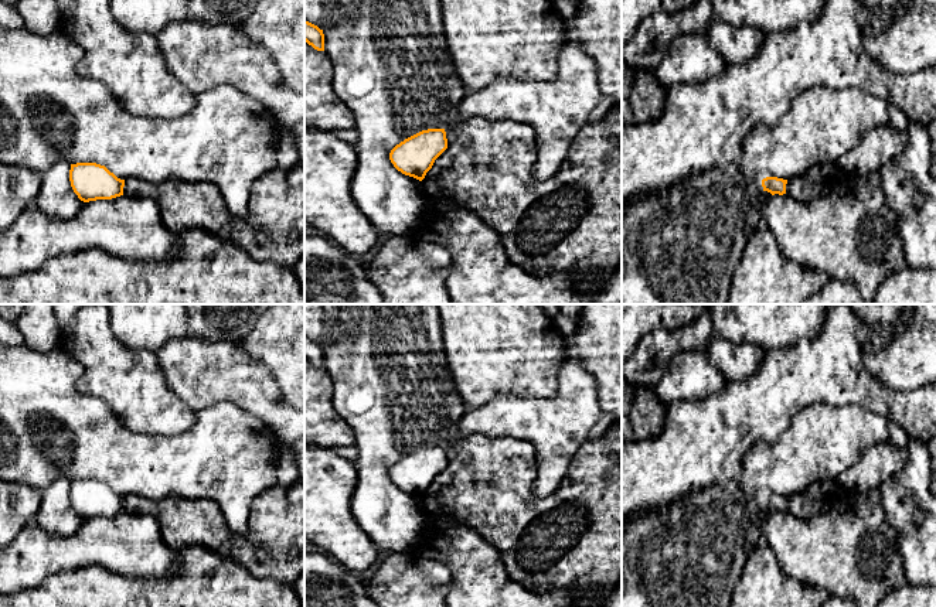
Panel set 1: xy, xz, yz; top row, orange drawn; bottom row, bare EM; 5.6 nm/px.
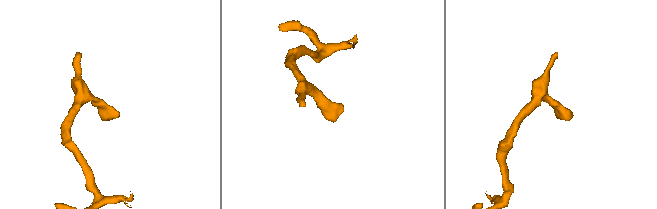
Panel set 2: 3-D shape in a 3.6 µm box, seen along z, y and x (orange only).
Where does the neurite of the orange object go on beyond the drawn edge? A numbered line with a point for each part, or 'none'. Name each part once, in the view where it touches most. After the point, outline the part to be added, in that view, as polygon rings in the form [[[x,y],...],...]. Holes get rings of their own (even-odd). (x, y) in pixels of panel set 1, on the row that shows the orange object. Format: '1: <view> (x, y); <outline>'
none

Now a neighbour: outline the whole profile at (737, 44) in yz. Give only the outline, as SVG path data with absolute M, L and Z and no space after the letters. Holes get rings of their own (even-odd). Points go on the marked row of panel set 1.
M715 17L704 35L728 64L745 64L758 54L765 34L756 27L748 24L731 25Z

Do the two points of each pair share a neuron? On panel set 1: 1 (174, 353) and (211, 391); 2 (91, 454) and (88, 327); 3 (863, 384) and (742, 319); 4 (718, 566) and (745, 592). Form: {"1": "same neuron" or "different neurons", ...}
{"1": "same neuron", "2": "different neurons", "3": "different neurons", "4": "different neurons"}

